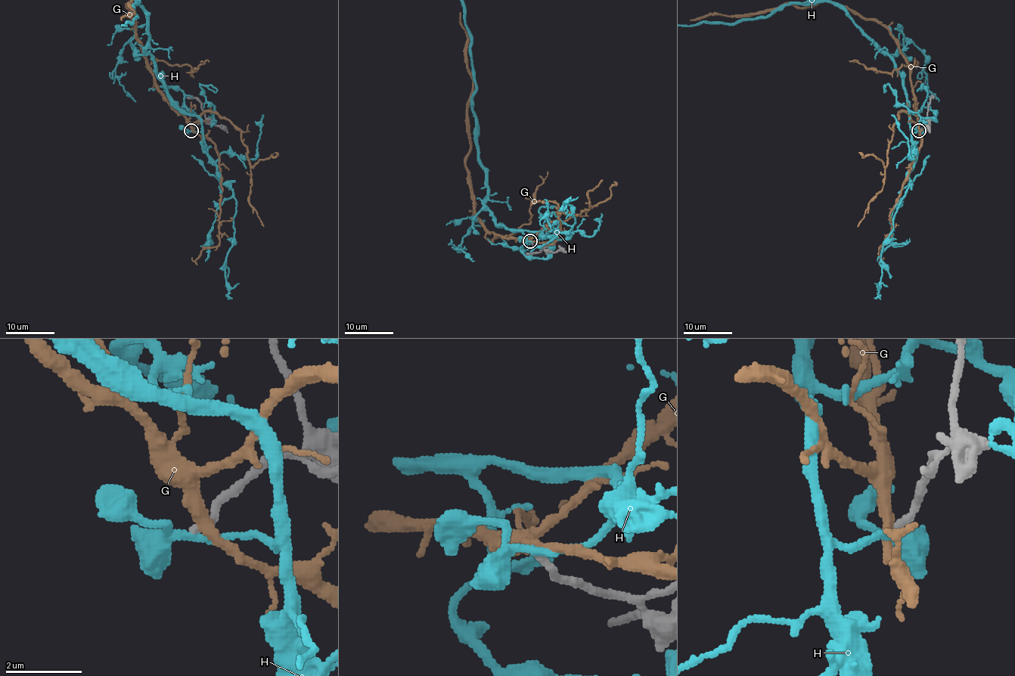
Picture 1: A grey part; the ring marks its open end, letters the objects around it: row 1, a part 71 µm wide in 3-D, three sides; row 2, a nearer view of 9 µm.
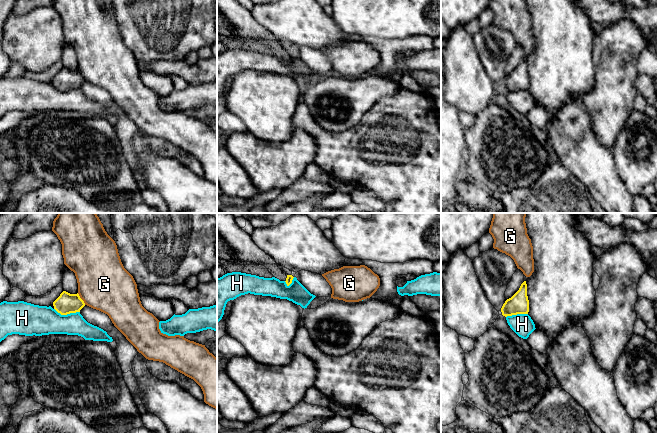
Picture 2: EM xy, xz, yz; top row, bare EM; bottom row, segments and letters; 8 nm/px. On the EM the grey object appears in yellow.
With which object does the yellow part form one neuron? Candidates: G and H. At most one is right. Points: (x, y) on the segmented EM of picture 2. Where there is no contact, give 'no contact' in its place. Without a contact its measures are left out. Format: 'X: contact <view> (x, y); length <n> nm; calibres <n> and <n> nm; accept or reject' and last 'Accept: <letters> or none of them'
G: contact xy (81, 299); length 120 nm; calibres 170 and 420 nm; reject
H: contact xy (67, 313); length 220 nm; calibres 170 and 240 nm; reject
Accept: none of them

